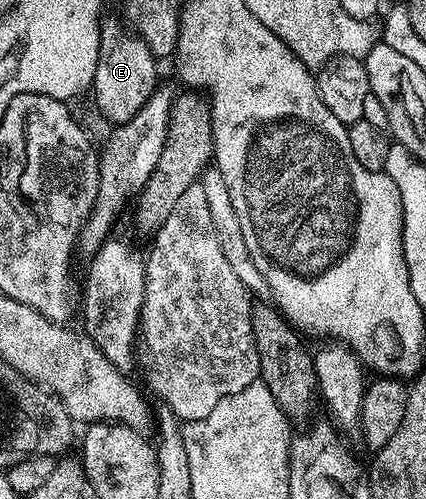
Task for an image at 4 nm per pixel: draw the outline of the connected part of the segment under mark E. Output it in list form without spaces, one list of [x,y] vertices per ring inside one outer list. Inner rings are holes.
[[[105,20],[101,24],[98,71],[94,71],[90,90],[90,97],[96,100],[97,111],[106,120],[112,121],[113,126],[125,125],[134,119],[134,115],[142,111],[142,103],[146,103],[146,99],[150,99],[150,95],[158,88],[158,59],[152,54],[152,46],[147,45],[143,37],[133,33],[127,24],[117,21]]]

